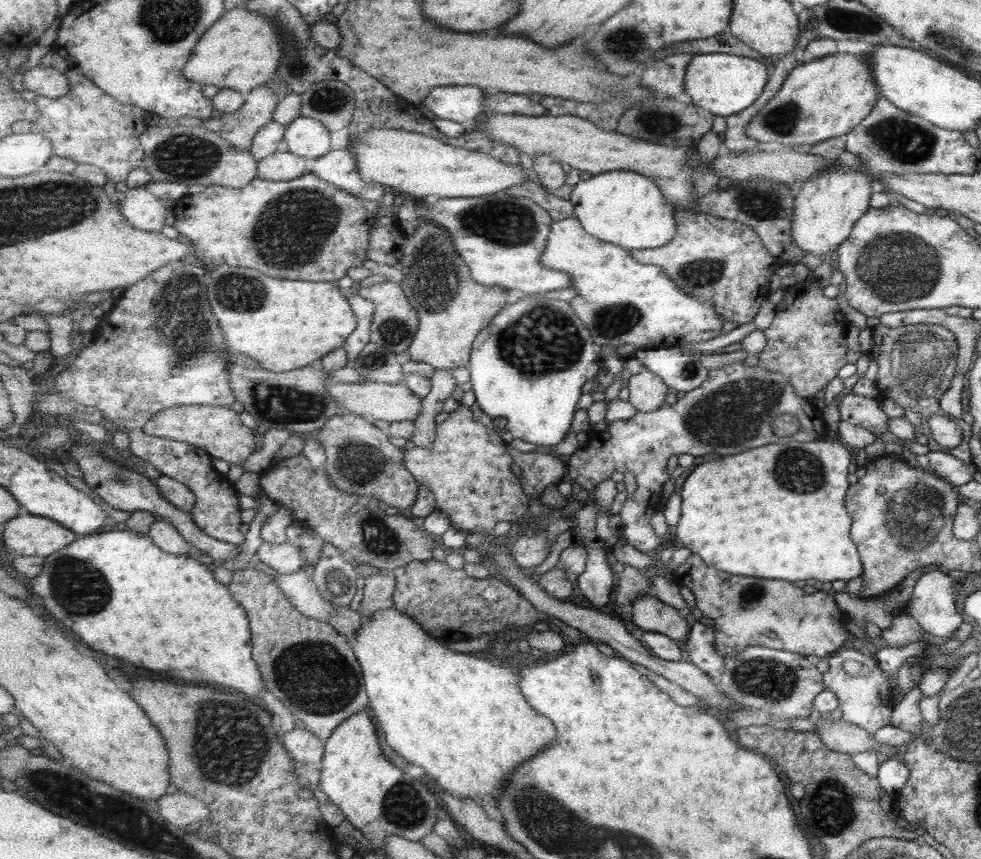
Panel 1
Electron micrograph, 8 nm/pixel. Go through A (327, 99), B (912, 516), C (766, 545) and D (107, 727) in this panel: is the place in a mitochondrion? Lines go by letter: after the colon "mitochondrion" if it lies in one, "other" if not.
A: mitochondrion
B: mitochondrion
C: other
D: other

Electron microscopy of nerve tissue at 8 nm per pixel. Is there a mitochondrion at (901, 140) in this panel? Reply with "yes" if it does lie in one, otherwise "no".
yes

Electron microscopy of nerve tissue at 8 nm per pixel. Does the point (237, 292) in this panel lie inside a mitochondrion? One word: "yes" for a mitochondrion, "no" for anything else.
yes

